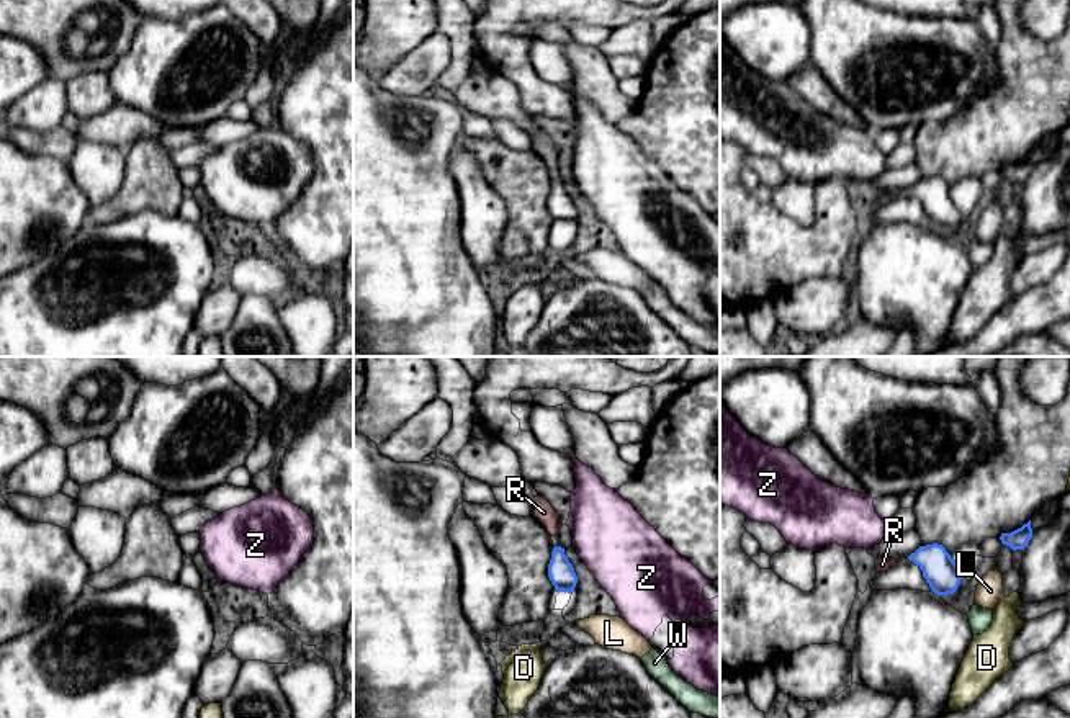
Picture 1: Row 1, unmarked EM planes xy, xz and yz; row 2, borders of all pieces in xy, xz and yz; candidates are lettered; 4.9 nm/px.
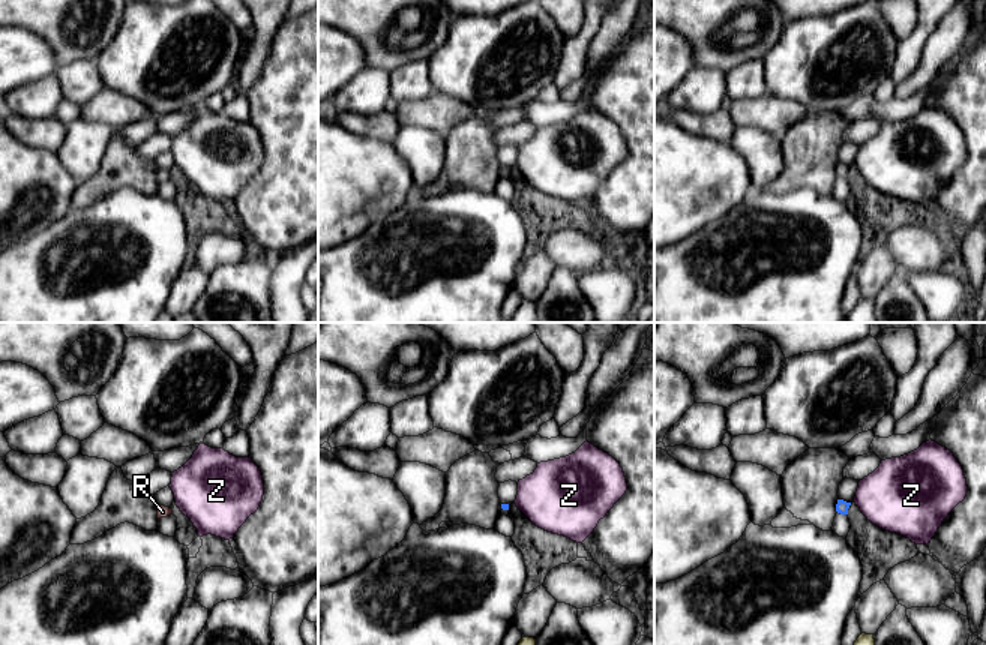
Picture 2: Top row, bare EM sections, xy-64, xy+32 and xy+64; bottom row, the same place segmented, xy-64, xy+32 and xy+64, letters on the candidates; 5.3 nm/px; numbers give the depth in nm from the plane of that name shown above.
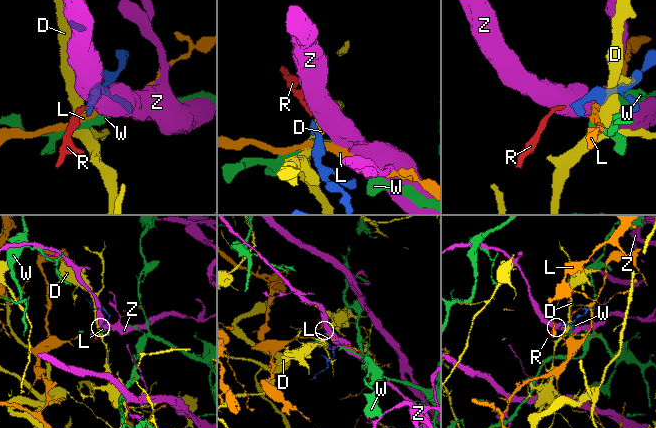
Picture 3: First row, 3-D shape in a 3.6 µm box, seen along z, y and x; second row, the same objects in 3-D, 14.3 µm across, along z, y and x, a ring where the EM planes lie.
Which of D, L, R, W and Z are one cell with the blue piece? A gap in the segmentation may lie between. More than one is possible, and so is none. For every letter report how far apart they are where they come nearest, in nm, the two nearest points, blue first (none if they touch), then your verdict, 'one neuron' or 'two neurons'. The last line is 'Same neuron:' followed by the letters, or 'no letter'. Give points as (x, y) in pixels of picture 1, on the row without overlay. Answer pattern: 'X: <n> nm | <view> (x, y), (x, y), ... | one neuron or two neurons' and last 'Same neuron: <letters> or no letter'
D: 200 nm | yz (1013, 183), (1013, 226) | two neurons
L: 90 nm | yz (959, 216), (977, 219) | two neurons
R: 60 nm | xz (555, 180), (553, 169) | one neuron
W: 110 nm | yz (956, 223), (972, 239) | two neurons
Z: 50 nm | xz (563, 182), (573, 180) | two neurons
Same neuron: R

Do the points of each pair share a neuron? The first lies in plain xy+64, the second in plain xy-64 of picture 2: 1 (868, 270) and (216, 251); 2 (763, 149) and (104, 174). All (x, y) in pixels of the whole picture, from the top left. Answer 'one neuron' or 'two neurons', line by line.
1: two neurons
2: two neurons

